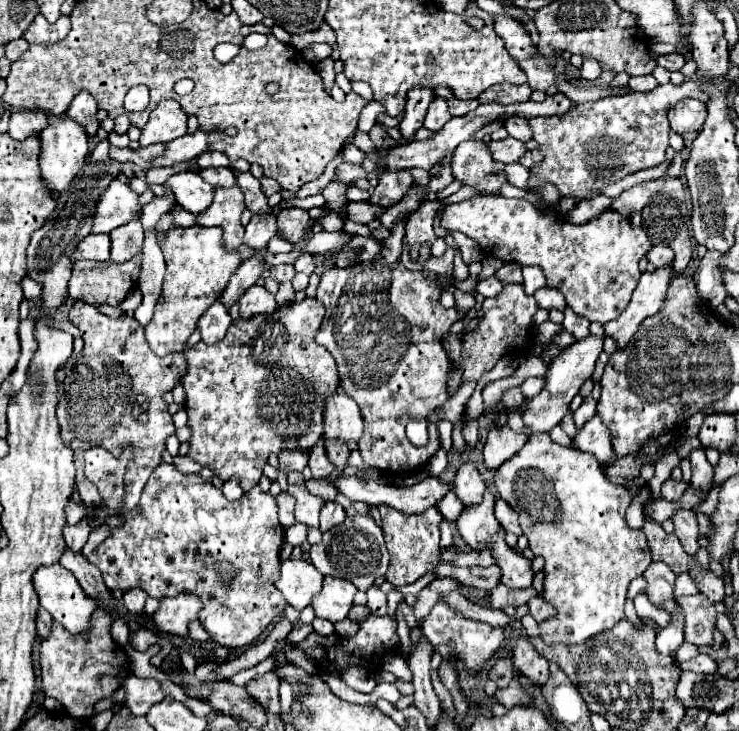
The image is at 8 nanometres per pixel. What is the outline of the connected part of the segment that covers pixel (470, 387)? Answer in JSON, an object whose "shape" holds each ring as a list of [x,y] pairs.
{"shape":[[[475,381],[462,384],[451,399],[448,399],[448,401],[441,408],[430,415],[430,420],[438,422],[444,418],[450,421],[453,425],[459,423],[464,406],[473,394],[476,385],[477,383]]]}

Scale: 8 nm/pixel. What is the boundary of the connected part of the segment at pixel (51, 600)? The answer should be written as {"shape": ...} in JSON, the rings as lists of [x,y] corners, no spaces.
{"shape":[[[59,563],[49,565],[49,567],[39,567],[33,575],[33,583],[35,583],[35,591],[39,595],[39,603],[43,609],[47,609],[51,613],[51,617],[61,623],[69,633],[79,635],[91,629],[89,621],[93,611],[97,609],[97,603],[89,597],[85,597],[85,593],[81,591],[81,585],[77,585],[77,579],[73,577],[73,573],[69,573],[69,569],[61,567]]]}

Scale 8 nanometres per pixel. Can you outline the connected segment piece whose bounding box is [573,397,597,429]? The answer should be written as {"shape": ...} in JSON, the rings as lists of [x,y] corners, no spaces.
{"shape":[[[587,397],[581,405],[579,405],[579,409],[573,413],[573,421],[575,421],[575,427],[577,429],[581,429],[583,427],[583,423],[589,419],[589,417],[593,417],[595,415],[595,401],[593,401],[593,397]]]}

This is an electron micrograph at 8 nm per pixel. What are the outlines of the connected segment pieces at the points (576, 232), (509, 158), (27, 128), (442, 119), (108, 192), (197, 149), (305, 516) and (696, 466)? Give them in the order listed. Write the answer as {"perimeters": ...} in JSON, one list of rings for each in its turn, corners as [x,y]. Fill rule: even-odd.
{"perimeters":[[[[473,197],[469,201],[453,203],[445,207],[441,225],[447,231],[461,231],[473,241],[479,243],[479,247],[507,263],[515,261],[519,265],[537,265],[543,269],[547,277],[547,285],[553,289],[559,289],[565,295],[567,305],[581,317],[587,317],[589,321],[597,321],[601,325],[617,319],[623,309],[631,301],[631,293],[637,287],[637,281],[641,277],[639,261],[643,255],[649,253],[653,243],[645,235],[641,227],[635,227],[631,223],[631,217],[625,217],[617,211],[605,211],[599,217],[583,223],[583,225],[571,225],[559,219],[549,217],[543,209],[533,207],[525,199],[505,199],[505,197]]],[[[507,137],[503,141],[489,141],[487,145],[493,161],[499,161],[499,163],[517,163],[521,155],[527,151],[525,145],[513,137]]],[[[15,111],[9,119],[9,135],[17,141],[25,137],[39,135],[47,125],[47,115],[43,111]]],[[[433,99],[433,103],[429,105],[427,109],[427,117],[425,117],[425,129],[429,131],[437,131],[437,129],[443,129],[443,125],[451,119],[451,113],[449,113],[449,103],[445,99]]],[[[115,179],[113,185],[109,185],[109,189],[105,189],[105,193],[97,201],[91,233],[111,233],[121,225],[139,219],[139,215],[139,195],[131,191],[127,183]]],[[[201,129],[193,135],[183,135],[179,139],[169,141],[169,145],[165,145],[165,153],[157,159],[153,159],[153,167],[171,167],[183,161],[191,161],[197,155],[201,155],[207,149],[207,133],[203,133]]],[[[289,485],[287,493],[295,497],[295,521],[309,527],[319,527],[319,511],[321,505],[325,505],[323,499],[313,497],[305,485]]],[[[695,449],[691,453],[689,461],[691,461],[691,469],[693,469],[693,477],[691,477],[689,485],[693,489],[701,489],[701,493],[709,491],[713,485],[713,465],[709,465],[709,461],[705,459],[705,451]]]]}

